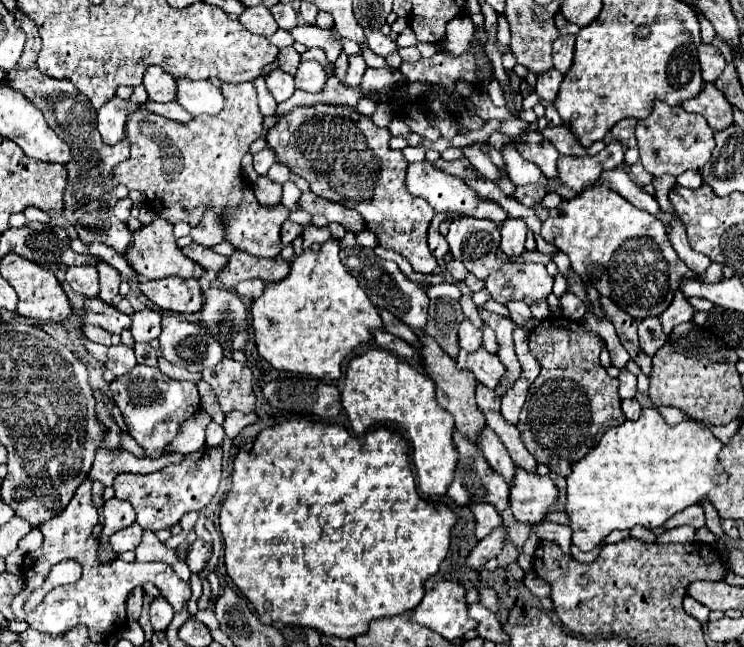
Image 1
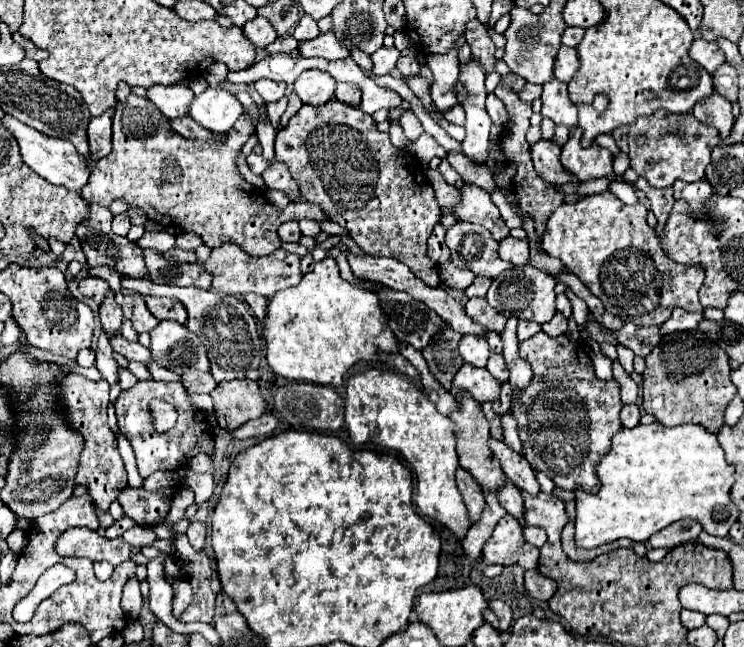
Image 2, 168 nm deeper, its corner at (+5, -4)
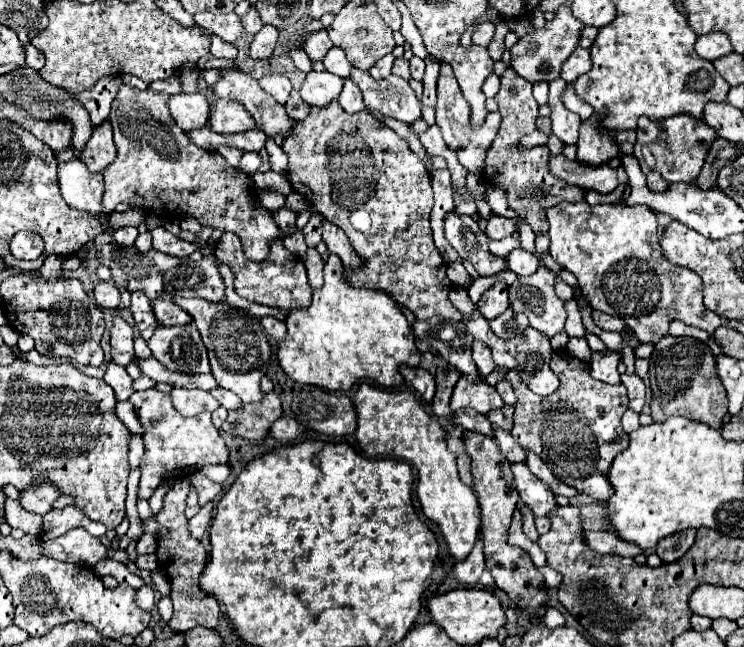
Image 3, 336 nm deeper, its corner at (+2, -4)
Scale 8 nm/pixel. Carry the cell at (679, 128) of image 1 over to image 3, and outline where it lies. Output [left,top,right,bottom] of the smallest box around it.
[633,114,717,182]

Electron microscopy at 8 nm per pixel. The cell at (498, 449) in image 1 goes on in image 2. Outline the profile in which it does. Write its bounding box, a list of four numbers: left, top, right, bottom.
[496,478,522,520]

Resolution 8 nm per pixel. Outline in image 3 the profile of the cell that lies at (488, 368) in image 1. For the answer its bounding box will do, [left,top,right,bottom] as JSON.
[451,376,503,414]

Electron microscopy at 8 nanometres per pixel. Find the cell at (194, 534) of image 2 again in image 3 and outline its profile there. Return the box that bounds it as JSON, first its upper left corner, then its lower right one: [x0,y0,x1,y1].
[189,502,213,538]

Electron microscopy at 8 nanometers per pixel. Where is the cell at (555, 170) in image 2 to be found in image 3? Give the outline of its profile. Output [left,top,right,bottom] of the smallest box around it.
[549,154,619,194]

